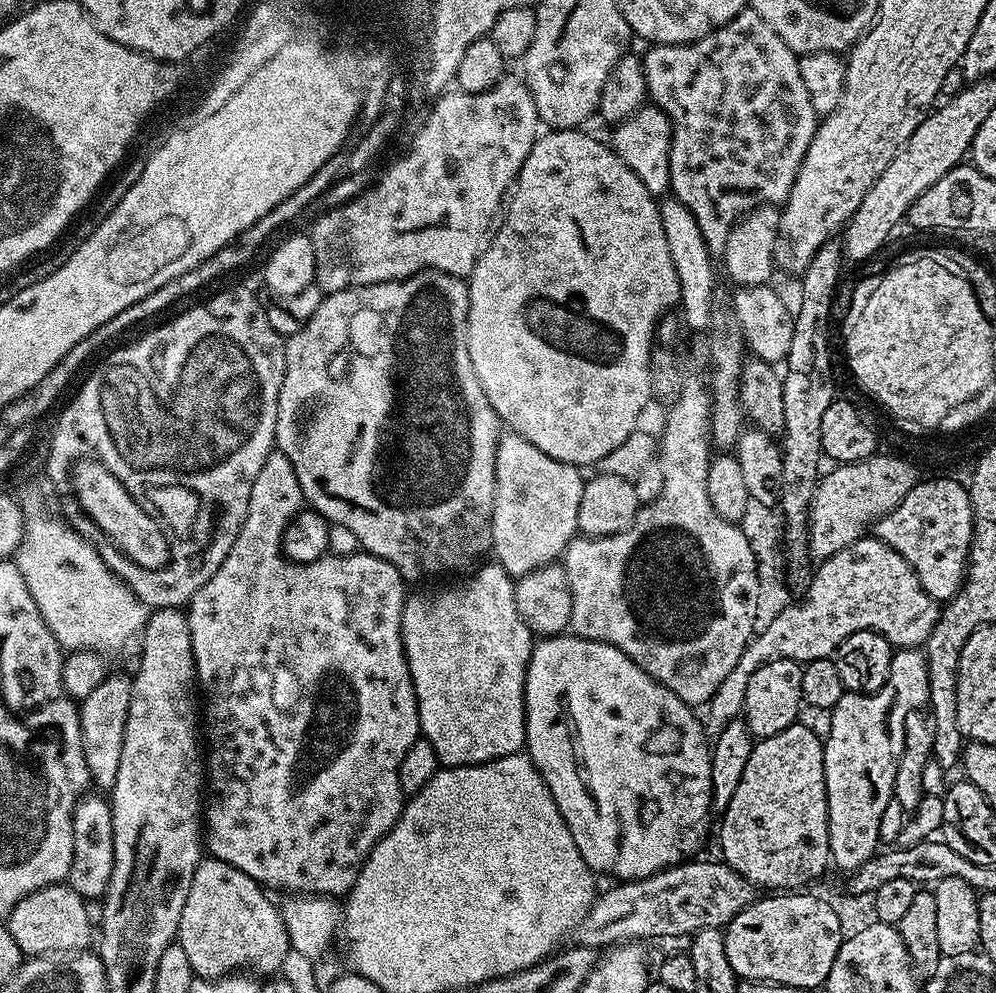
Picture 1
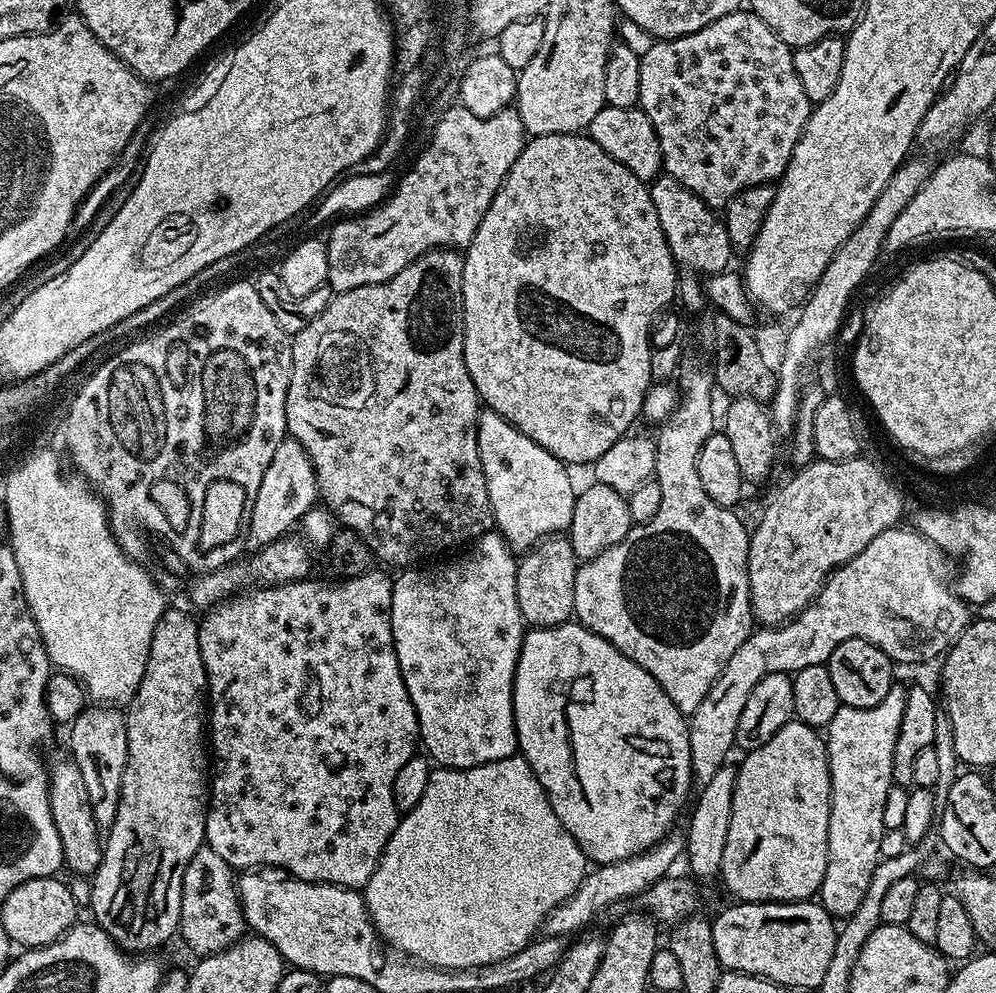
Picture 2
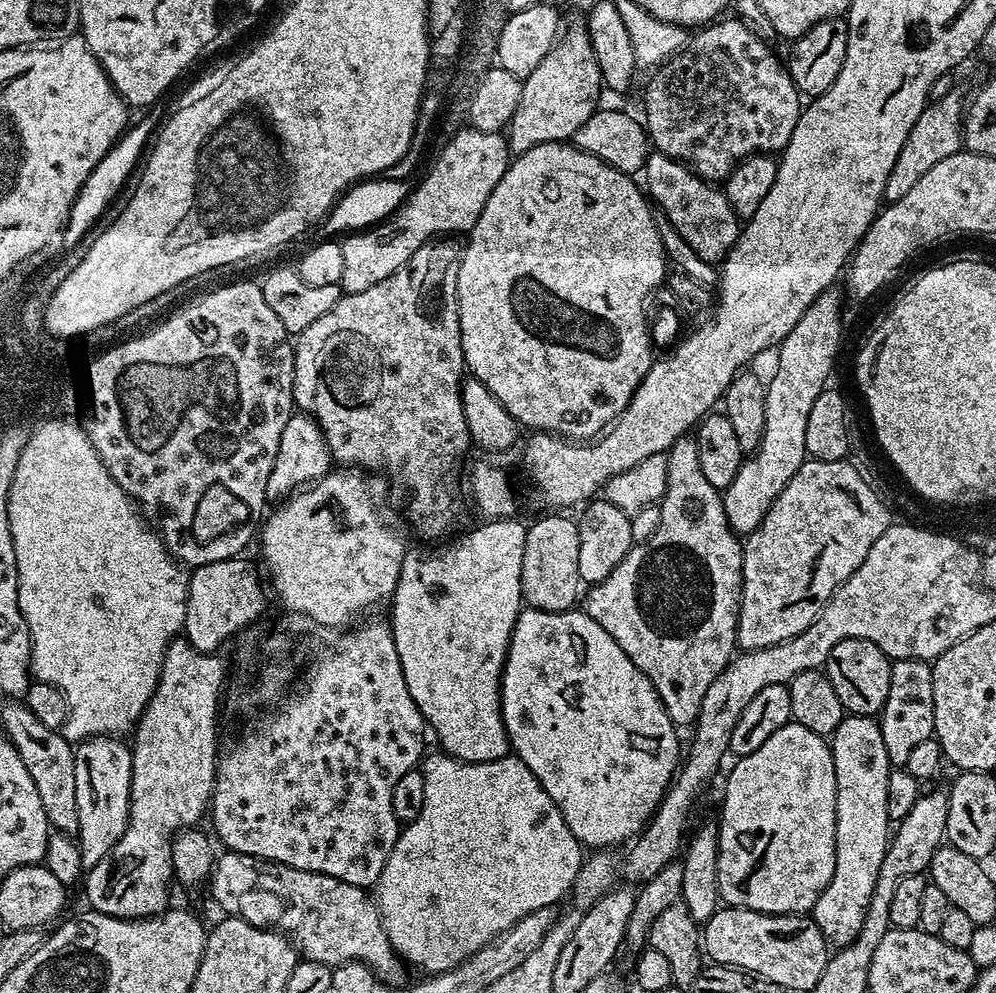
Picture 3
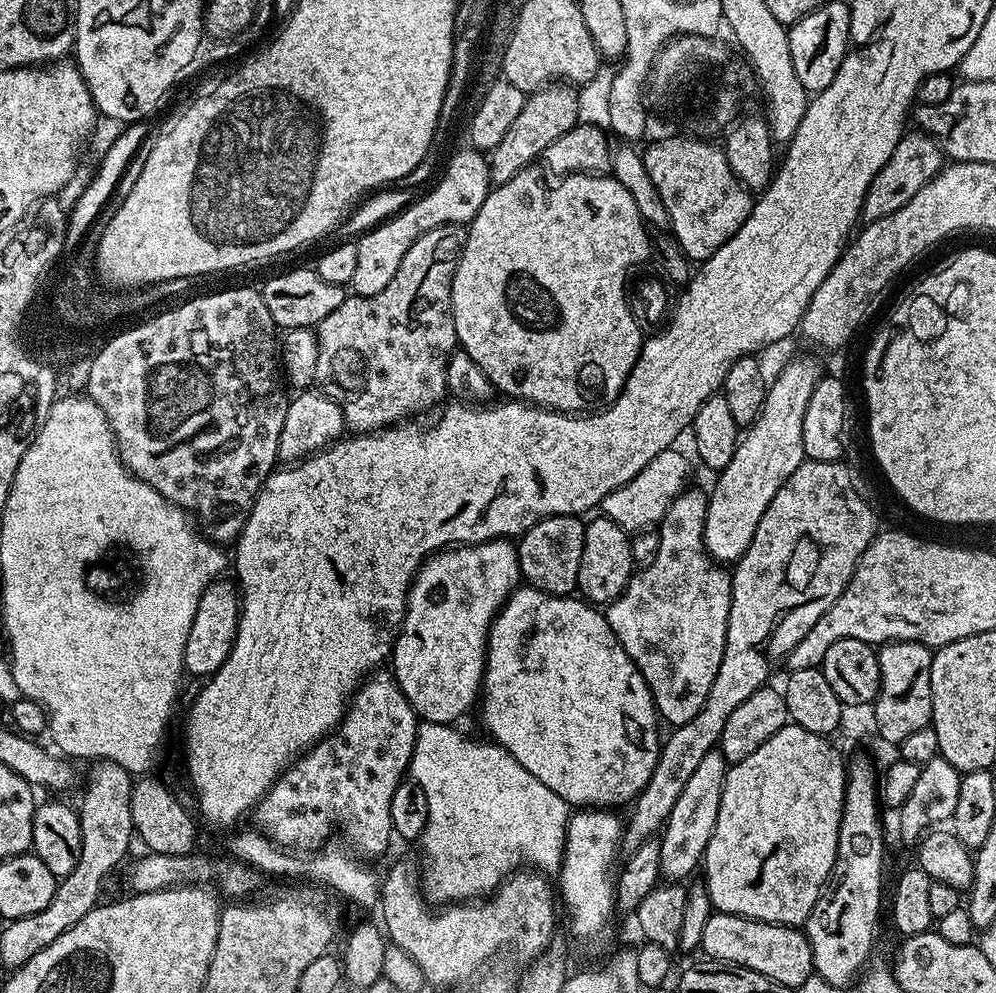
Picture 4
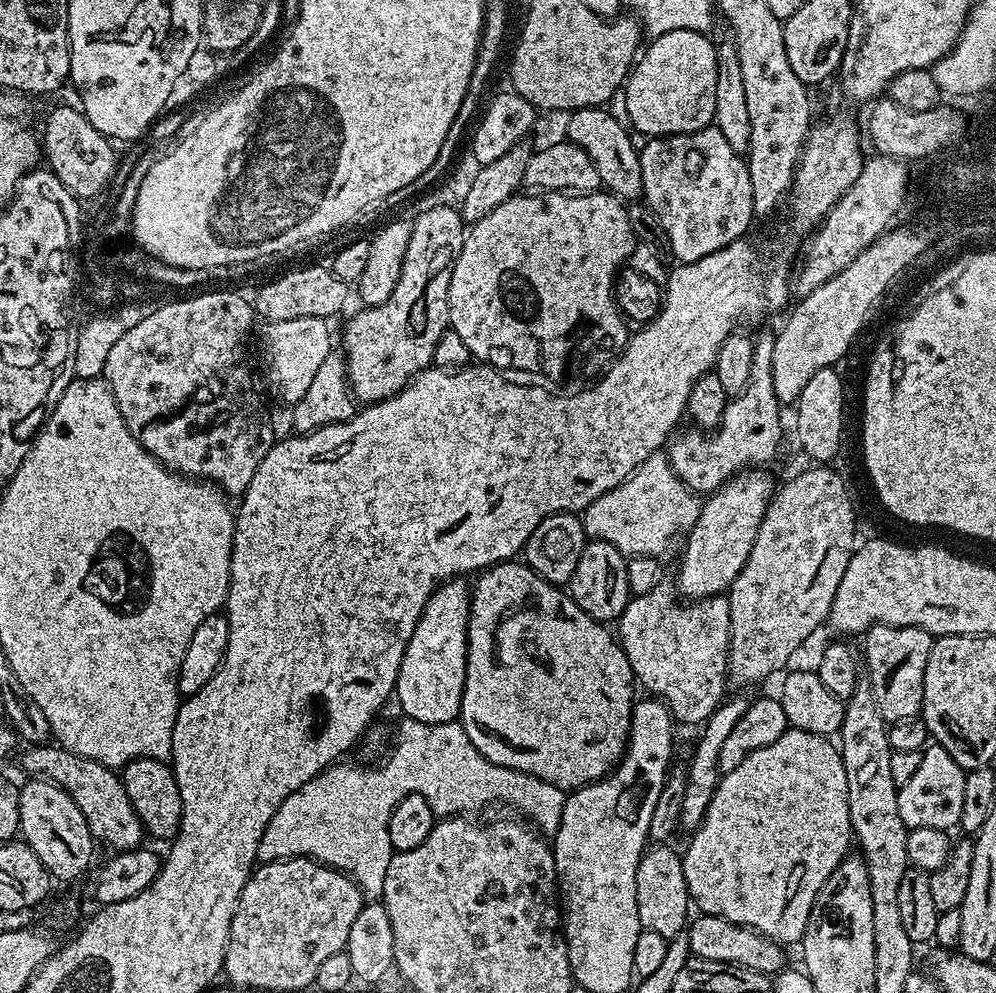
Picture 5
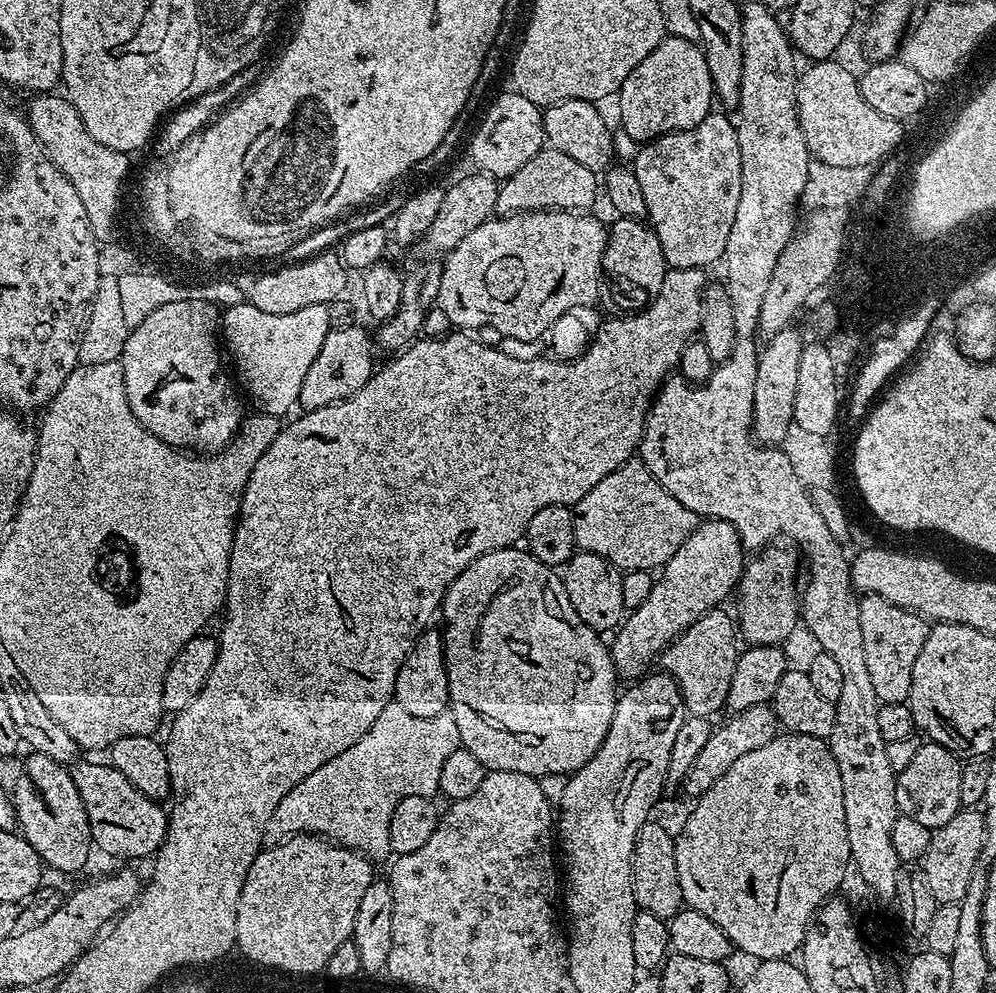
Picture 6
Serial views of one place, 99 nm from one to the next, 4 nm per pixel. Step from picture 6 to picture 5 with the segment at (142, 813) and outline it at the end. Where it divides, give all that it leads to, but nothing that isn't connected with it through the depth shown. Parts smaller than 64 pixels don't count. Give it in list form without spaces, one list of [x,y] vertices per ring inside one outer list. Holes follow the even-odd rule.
[[[55,742],[37,744],[23,749],[24,768],[32,778],[54,782],[70,798],[74,798],[74,806],[82,810],[86,822],[92,831],[93,841],[109,844],[116,852],[126,852],[130,848],[141,847],[146,833],[140,823],[134,806],[130,806],[130,798],[124,789],[124,781],[113,769],[102,766],[90,758],[82,758],[82,754],[74,754],[61,748]]]

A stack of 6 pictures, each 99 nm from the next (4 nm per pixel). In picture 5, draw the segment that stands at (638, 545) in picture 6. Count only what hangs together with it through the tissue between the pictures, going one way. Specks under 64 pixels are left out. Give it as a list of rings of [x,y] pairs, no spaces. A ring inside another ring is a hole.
[[[663,451],[650,454],[622,483],[602,494],[583,509],[585,537],[610,542],[625,557],[659,557],[672,544],[675,536],[683,537],[698,522],[702,500],[674,474]]]

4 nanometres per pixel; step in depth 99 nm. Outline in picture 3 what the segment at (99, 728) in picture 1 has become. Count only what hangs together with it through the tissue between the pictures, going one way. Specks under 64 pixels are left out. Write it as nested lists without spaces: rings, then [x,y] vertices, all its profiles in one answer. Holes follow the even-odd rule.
[[[94,736],[75,745],[74,786],[78,786],[78,843],[80,862],[85,869],[93,868],[114,846],[128,828],[132,801],[132,749],[123,739]]]

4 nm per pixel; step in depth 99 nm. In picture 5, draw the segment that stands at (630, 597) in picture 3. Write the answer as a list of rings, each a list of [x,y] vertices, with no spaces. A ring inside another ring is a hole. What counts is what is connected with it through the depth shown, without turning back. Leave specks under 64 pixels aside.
[[[667,582],[658,583],[646,594],[632,596],[631,599],[629,599],[627,606],[624,607],[624,613],[621,614],[618,621],[618,627],[620,627],[618,639],[632,667],[632,675],[635,683],[639,685],[639,687],[641,684],[641,686],[648,691],[645,693],[651,694],[655,699],[663,702],[663,704],[668,707],[668,711],[671,712],[673,721],[680,723],[681,720],[684,724],[696,724],[695,726],[700,726],[703,725],[704,721],[710,719],[712,711],[720,707],[726,696],[724,688],[726,689],[726,685],[728,684],[728,643],[730,642],[730,606],[728,605],[728,597],[727,595],[721,594],[718,596],[708,596],[705,600],[681,602],[678,599],[677,589],[673,587],[671,583],[668,584]]]

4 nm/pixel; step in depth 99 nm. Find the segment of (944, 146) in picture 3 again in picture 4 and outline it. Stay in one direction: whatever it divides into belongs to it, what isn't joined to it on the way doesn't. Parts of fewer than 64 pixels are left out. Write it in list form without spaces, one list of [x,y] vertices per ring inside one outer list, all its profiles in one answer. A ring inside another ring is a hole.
[[[909,131],[901,136],[898,146],[894,146],[894,154],[890,154],[890,162],[878,170],[874,182],[870,182],[870,190],[864,199],[862,213],[865,221],[886,218],[886,214],[894,214],[894,210],[902,210],[926,182],[935,178],[936,173],[945,167],[946,157],[939,144],[926,132]],[[912,132],[912,133],[911,133]]]

